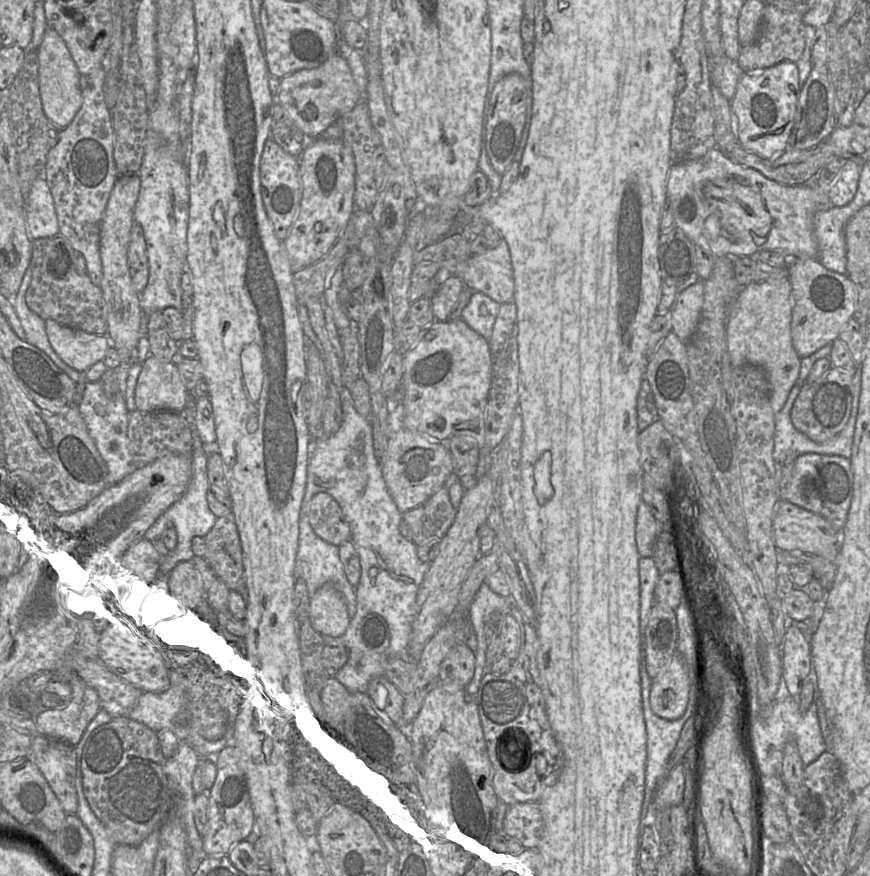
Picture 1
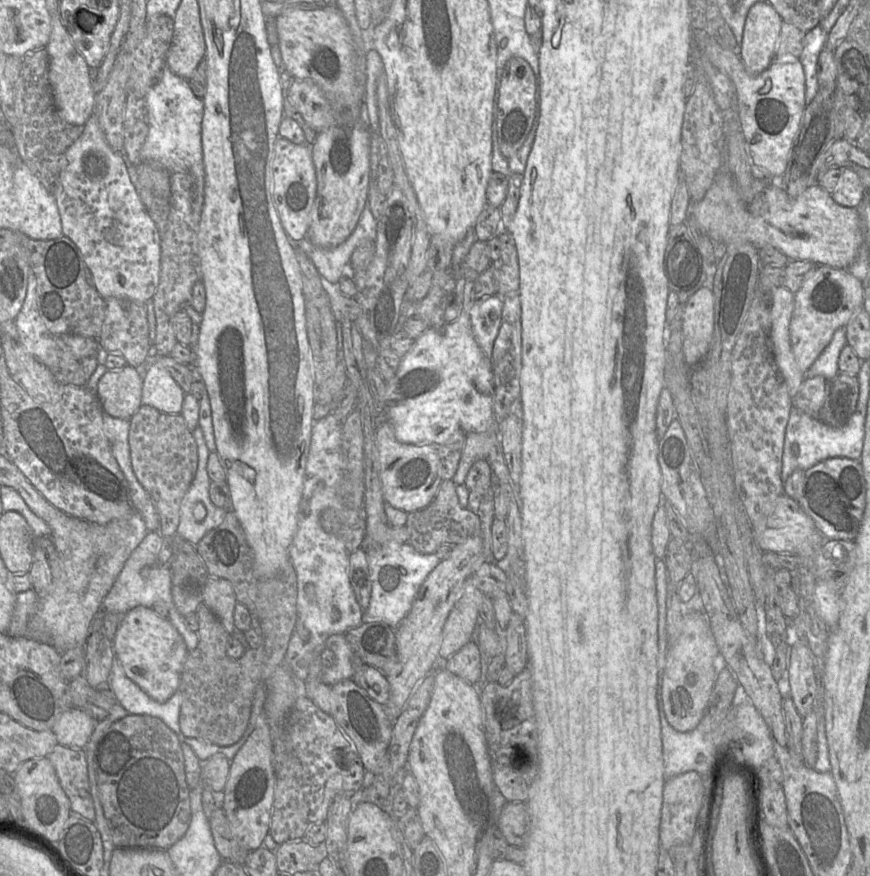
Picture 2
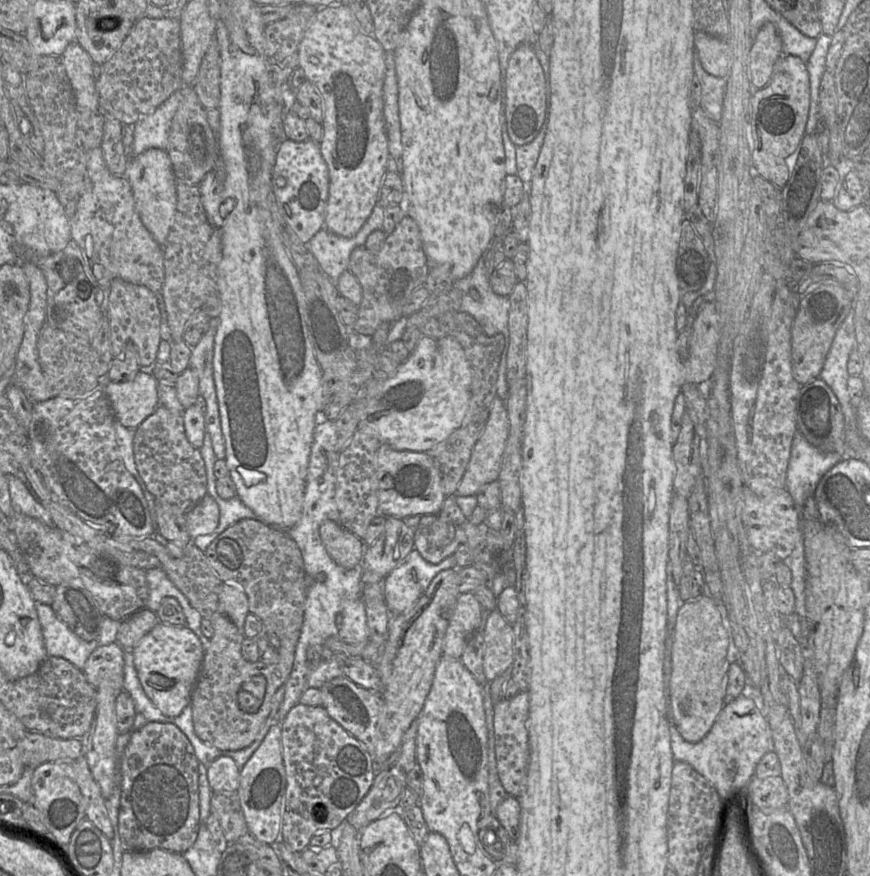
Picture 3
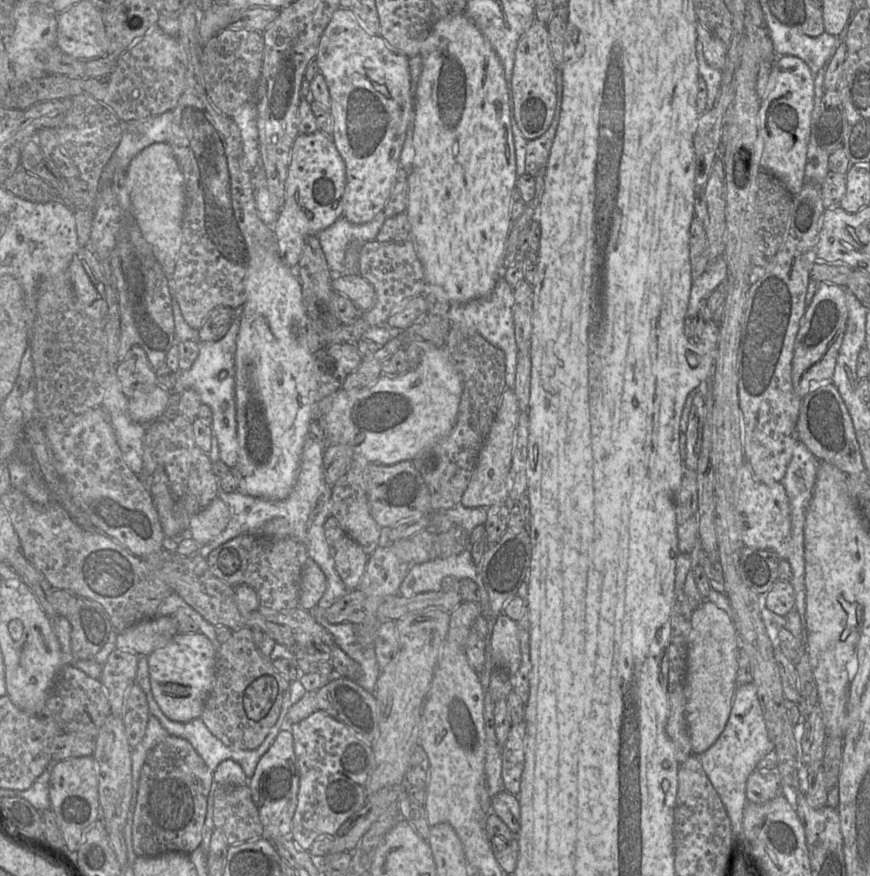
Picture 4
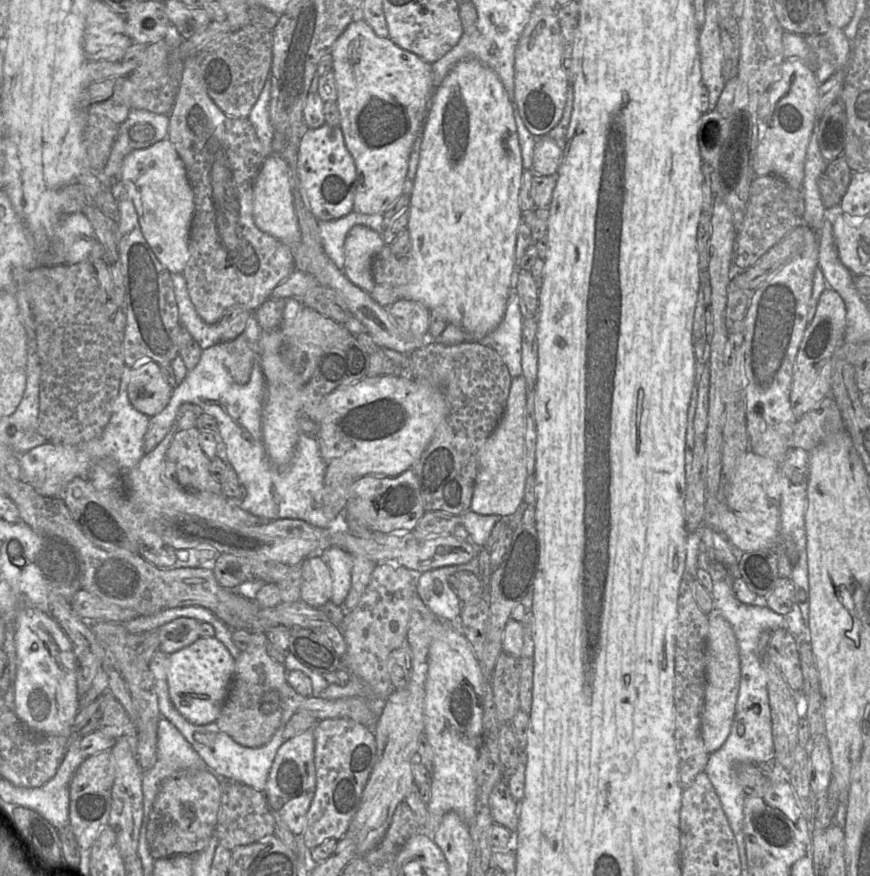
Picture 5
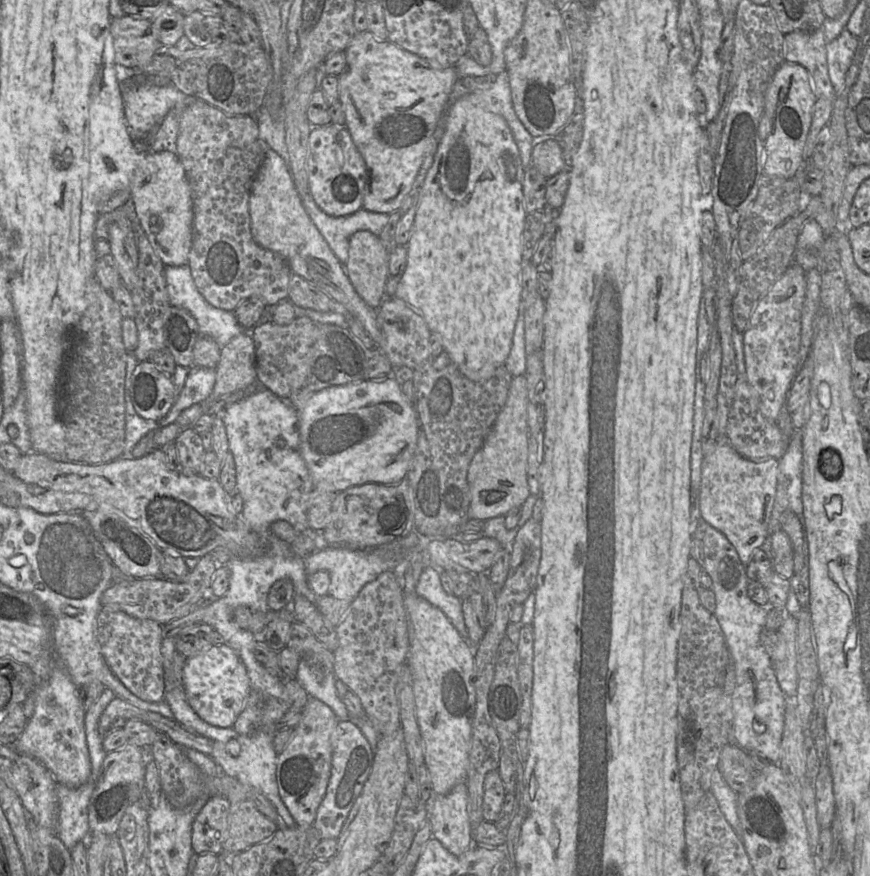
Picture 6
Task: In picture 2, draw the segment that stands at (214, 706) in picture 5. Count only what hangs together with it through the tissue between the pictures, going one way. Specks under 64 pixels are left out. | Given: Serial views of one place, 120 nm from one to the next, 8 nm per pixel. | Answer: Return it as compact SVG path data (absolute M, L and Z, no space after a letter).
M137 606L124 614L112 643L115 657L122 664L127 677L153 700L164 703L178 691L181 673L189 651L184 638L174 625L168 619L159 616L153 608Z

